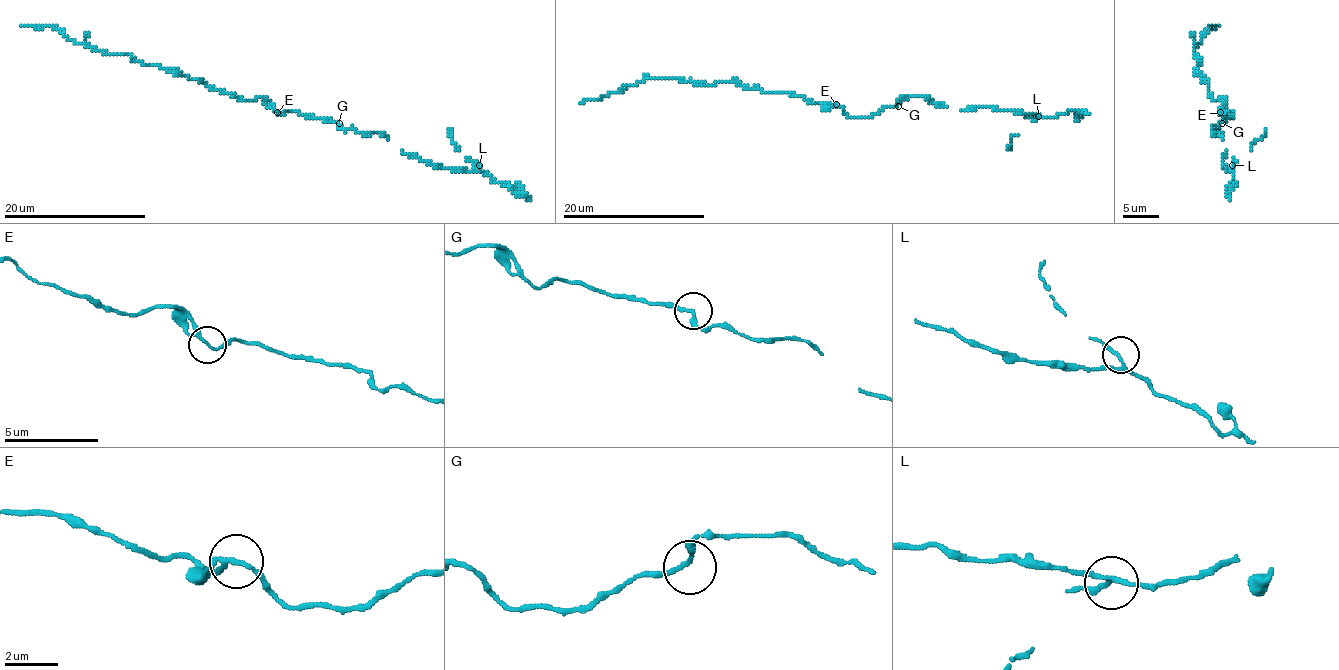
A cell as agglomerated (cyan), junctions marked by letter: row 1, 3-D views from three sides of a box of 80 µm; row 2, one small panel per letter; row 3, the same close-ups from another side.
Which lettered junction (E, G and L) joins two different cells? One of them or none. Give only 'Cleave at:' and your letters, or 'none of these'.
Cleave at: none of these

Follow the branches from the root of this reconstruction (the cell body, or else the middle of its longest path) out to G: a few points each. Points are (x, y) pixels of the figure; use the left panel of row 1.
G: (280, 114), (289, 110), (339, 123)

